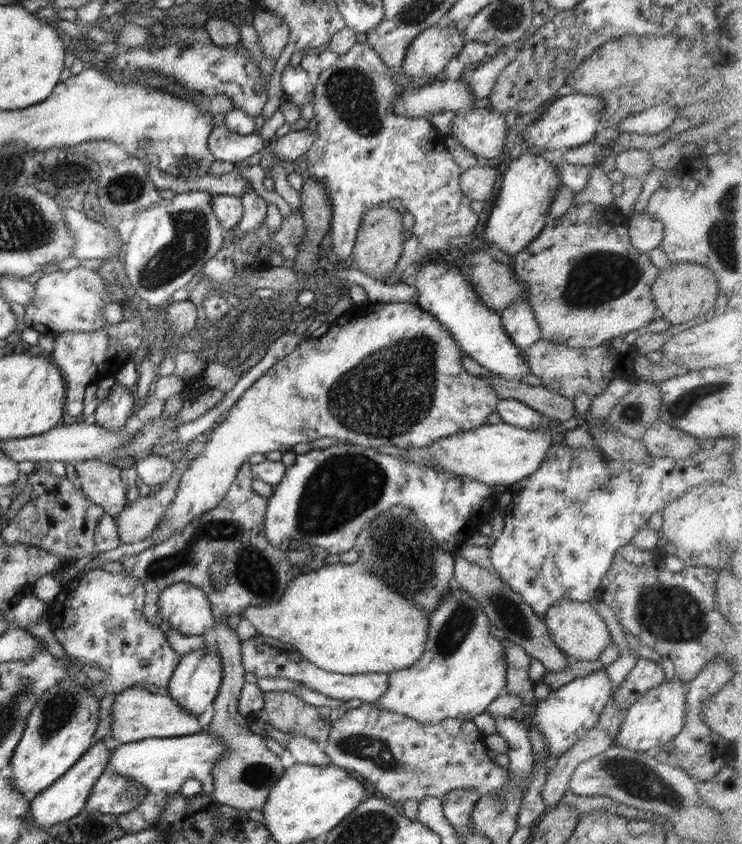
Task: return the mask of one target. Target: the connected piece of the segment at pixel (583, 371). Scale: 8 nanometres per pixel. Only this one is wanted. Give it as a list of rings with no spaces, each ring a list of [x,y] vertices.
[[[623,337],[605,340],[594,348],[568,348],[540,338],[522,351],[527,358],[531,374],[542,380],[542,386],[572,401],[579,392],[588,397],[596,397],[602,395],[614,379],[628,380],[630,376],[634,376],[632,366],[639,355],[637,345],[626,343]]]

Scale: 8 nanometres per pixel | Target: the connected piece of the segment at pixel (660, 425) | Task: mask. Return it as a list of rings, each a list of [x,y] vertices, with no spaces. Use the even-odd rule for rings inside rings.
[[[654,420],[650,428],[643,430],[642,442],[647,448],[650,456],[658,458],[667,458],[674,460],[682,460],[684,458],[690,458],[700,447],[699,439],[690,436],[687,432],[678,430],[670,424],[666,424],[661,420]]]

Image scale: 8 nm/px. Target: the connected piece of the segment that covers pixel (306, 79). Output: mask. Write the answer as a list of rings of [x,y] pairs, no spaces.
[[[288,63],[281,72],[281,90],[298,108],[309,103],[317,85],[317,77],[308,74],[300,65]]]

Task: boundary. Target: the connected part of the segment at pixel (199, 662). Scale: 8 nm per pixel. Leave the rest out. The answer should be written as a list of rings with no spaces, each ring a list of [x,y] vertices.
[[[209,638],[204,650],[194,651],[190,655],[181,656],[180,663],[174,669],[164,692],[170,695],[170,698],[178,706],[181,706],[190,715],[194,715],[197,718],[203,712],[206,712],[206,708],[214,702],[221,685],[222,675],[222,661],[220,661],[220,657],[216,653],[214,642]]]

